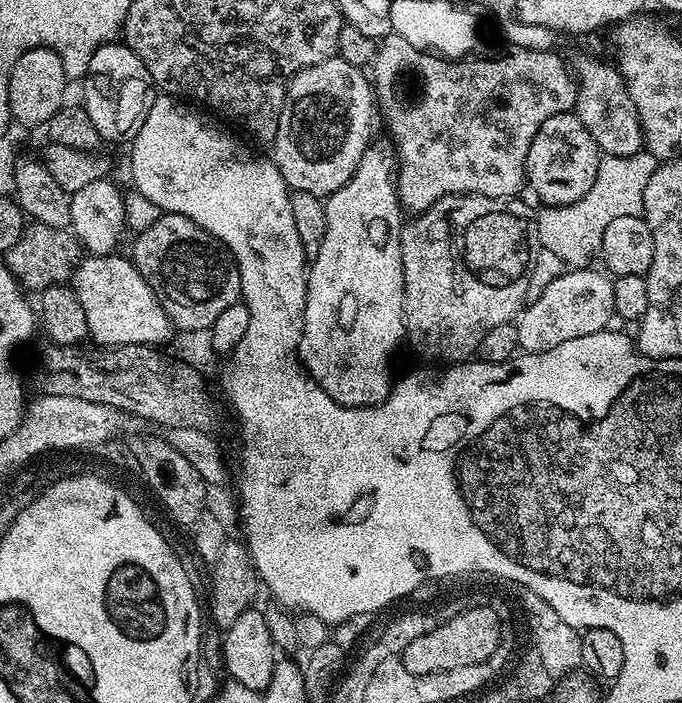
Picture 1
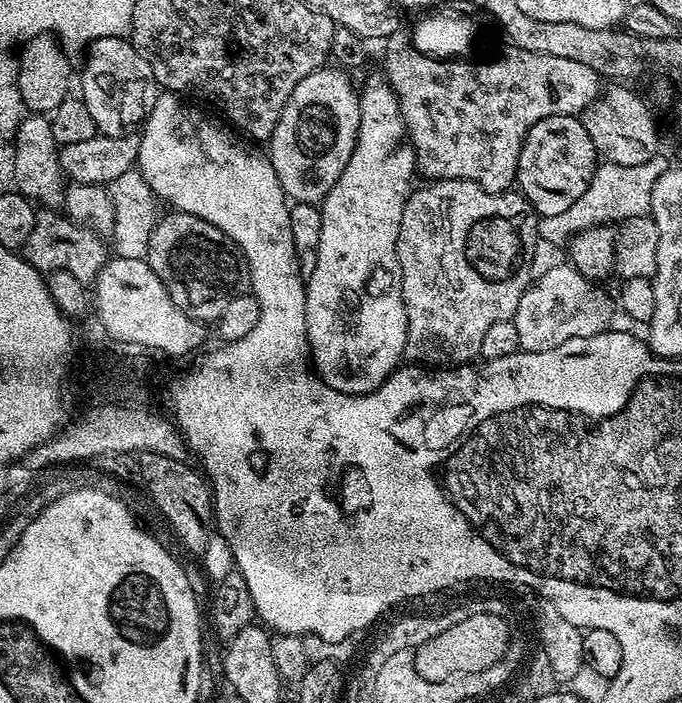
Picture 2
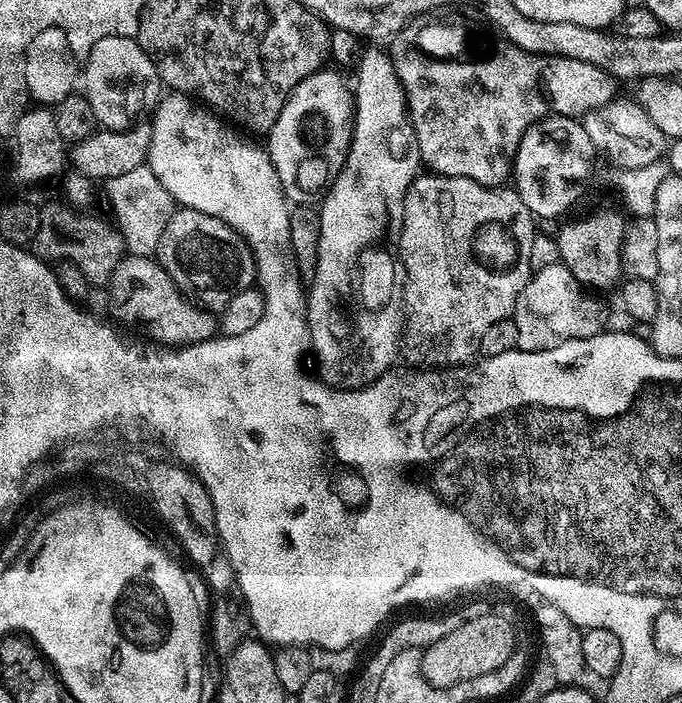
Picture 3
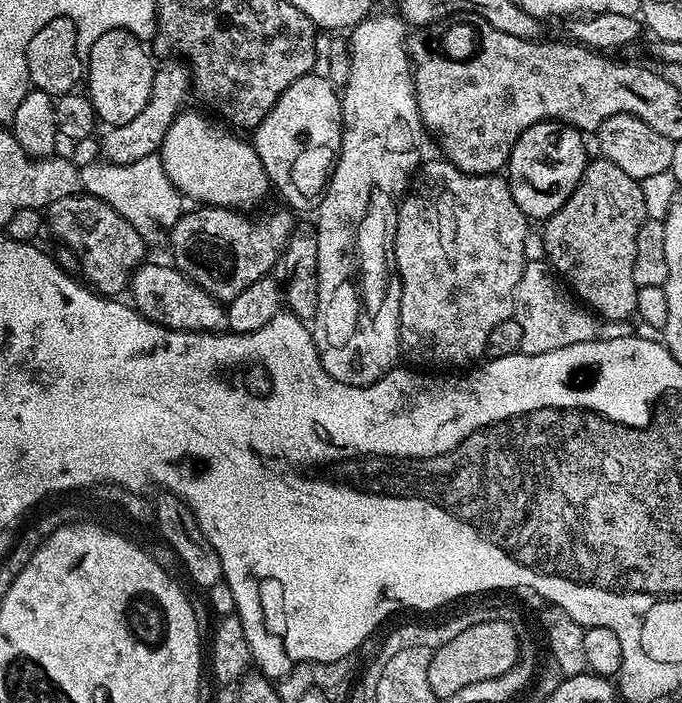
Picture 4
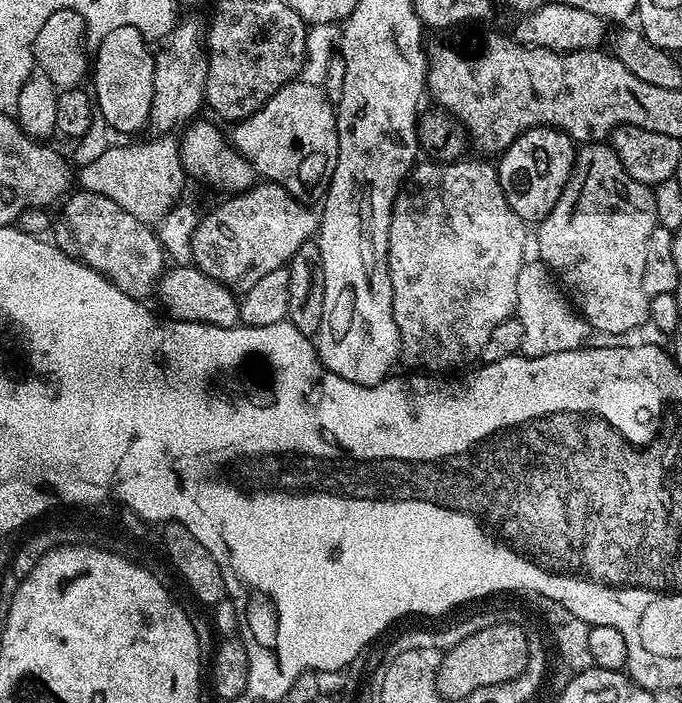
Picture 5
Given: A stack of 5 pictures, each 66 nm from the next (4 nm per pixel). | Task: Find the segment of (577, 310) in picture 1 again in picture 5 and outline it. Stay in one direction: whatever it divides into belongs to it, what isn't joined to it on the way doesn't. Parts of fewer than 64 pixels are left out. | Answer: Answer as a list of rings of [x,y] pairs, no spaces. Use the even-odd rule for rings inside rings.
[[[540,260],[530,261],[518,270],[518,298],[516,299],[515,319],[522,322],[522,346],[520,352],[530,356],[549,356],[562,354],[575,348],[585,347],[587,336],[590,336],[588,323],[576,311],[571,299],[562,291],[561,285],[554,279],[547,264]]]

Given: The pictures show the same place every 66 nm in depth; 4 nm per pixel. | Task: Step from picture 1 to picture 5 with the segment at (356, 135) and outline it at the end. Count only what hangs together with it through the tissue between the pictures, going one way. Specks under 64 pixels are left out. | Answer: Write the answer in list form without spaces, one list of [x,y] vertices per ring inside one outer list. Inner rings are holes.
[[[284,85],[252,117],[233,128],[236,129],[230,132],[231,143],[265,181],[280,184],[302,201],[327,189],[338,158],[338,130],[333,105],[317,85]]]

